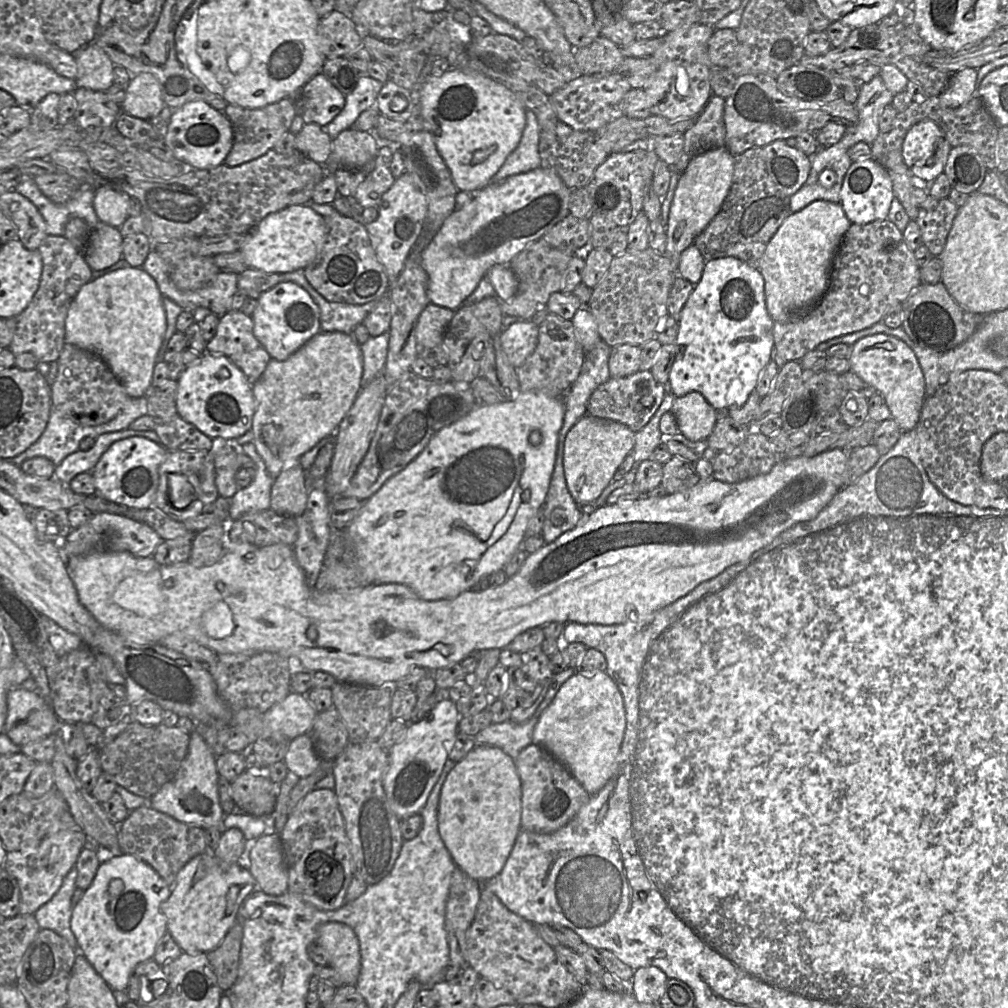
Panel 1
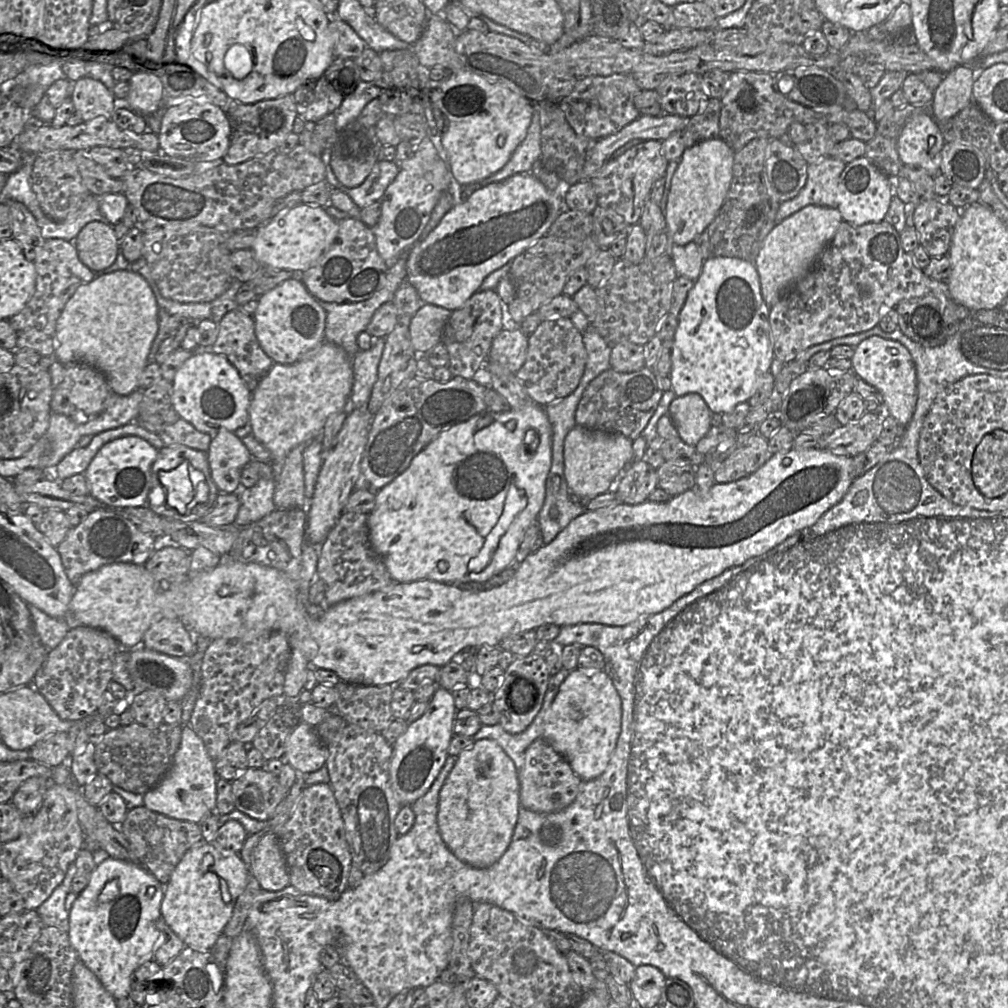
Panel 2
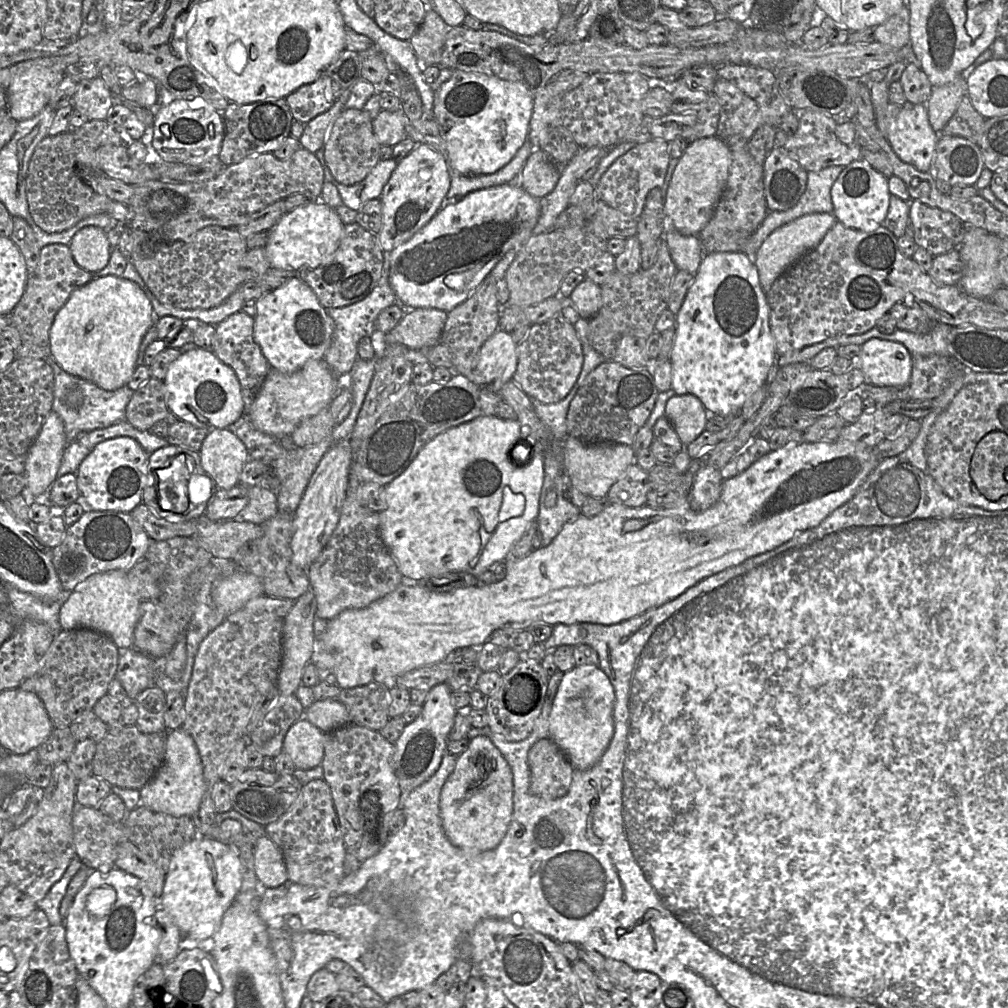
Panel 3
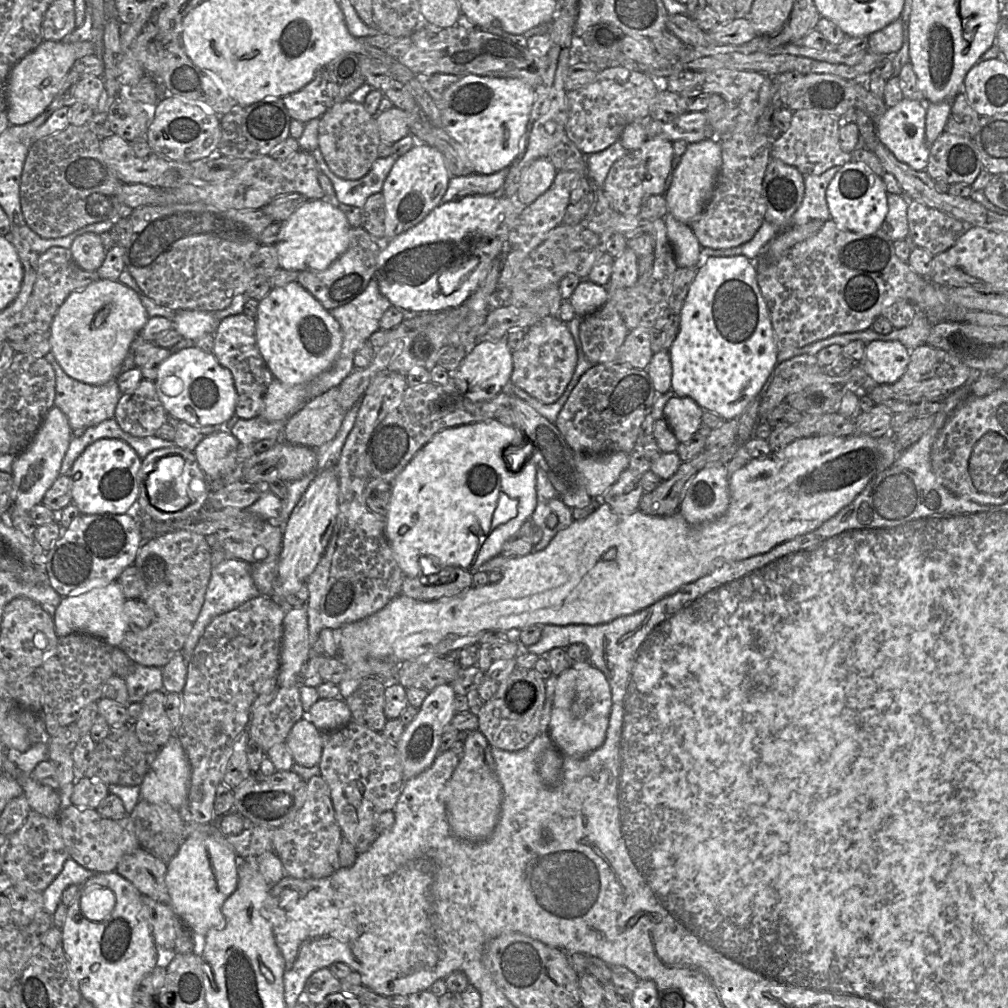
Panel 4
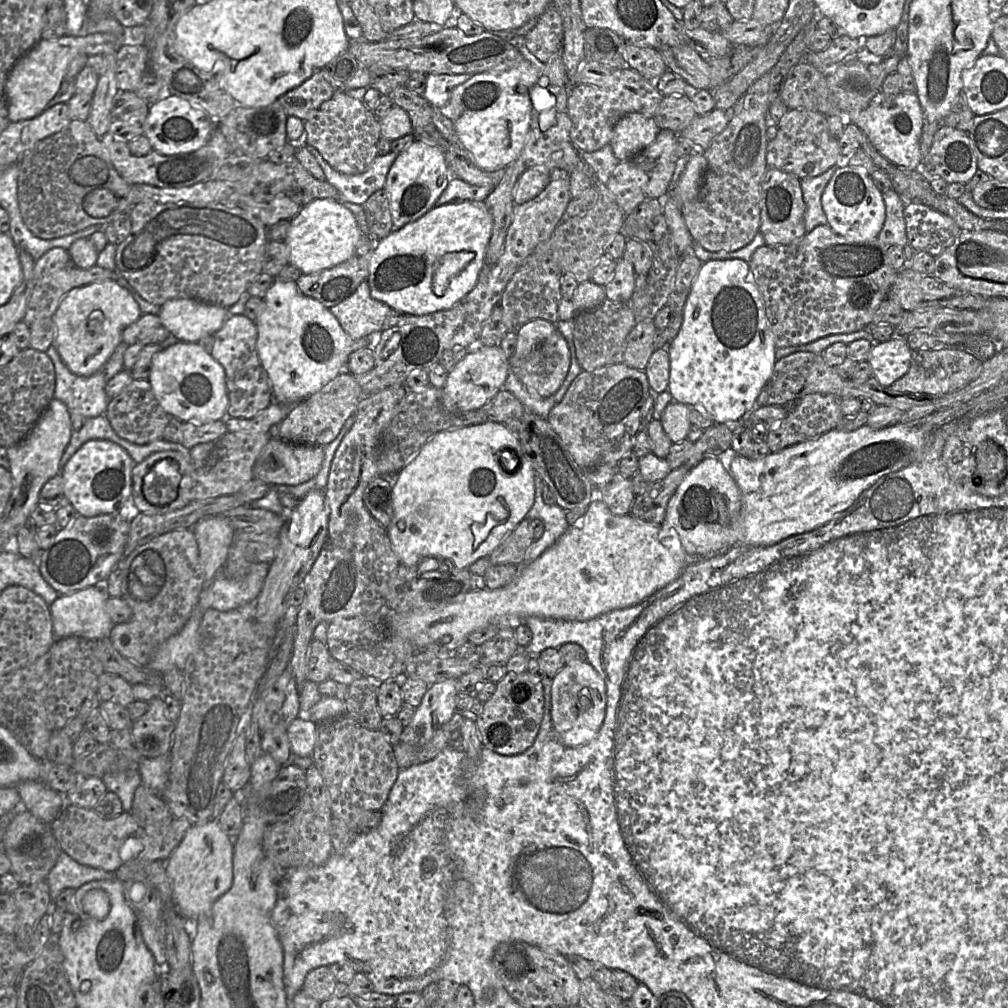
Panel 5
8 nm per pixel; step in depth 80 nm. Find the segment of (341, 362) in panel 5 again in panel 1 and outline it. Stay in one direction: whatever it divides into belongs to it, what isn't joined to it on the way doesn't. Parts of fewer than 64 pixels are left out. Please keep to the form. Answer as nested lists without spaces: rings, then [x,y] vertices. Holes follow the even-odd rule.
[[[283,281],[264,291],[251,315],[253,334],[271,359],[284,361],[321,331],[320,311],[310,294],[292,281]]]

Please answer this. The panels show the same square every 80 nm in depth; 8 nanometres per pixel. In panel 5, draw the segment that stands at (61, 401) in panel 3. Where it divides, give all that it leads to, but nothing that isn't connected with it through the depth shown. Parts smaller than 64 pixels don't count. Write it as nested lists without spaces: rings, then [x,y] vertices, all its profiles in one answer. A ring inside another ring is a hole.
[[[54,344],[48,348],[46,353],[51,359],[55,370],[54,398],[66,405],[70,415],[79,414],[84,419],[105,415],[111,398],[105,392],[107,380],[103,371],[98,371],[91,376],[78,376],[73,374],[63,363]]]

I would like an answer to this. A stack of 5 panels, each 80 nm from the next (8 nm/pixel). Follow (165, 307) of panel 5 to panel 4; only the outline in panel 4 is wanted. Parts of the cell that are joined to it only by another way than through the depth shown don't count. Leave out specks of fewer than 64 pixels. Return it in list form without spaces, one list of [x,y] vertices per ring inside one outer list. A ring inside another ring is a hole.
[[[188,309],[176,310],[171,320],[173,329],[187,340],[196,340],[208,333],[214,334],[220,322],[214,312]]]

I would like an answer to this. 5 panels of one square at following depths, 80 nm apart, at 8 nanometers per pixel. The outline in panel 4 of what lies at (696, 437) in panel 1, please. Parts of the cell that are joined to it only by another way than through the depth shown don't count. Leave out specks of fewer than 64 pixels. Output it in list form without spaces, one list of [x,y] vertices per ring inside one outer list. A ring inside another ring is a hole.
[[[673,396],[664,406],[663,417],[679,443],[690,440],[702,423],[703,410],[692,398]]]

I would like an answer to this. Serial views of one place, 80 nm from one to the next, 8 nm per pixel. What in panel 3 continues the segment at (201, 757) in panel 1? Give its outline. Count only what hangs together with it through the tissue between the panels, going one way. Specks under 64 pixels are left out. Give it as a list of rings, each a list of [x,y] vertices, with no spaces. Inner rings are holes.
[[[182,727],[169,731],[164,762],[155,776],[140,789],[139,805],[174,817],[191,817],[199,809],[204,791],[203,766],[193,738]]]

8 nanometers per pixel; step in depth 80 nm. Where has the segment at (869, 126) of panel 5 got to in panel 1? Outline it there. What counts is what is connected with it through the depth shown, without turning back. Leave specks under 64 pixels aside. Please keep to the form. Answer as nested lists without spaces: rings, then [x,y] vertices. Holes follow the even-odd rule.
[[[923,120],[907,132],[902,158],[914,176],[932,183],[943,173],[952,146],[932,120]]]

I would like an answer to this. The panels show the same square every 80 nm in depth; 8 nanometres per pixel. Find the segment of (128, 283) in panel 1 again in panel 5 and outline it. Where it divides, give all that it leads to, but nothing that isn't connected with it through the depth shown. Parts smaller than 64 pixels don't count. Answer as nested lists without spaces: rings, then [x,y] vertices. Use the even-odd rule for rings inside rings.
[[[107,279],[75,287],[62,298],[52,317],[55,324],[54,346],[63,363],[73,374],[91,376],[103,370],[116,347],[122,342],[122,331],[137,321],[141,315],[140,307],[131,293],[117,281]]]

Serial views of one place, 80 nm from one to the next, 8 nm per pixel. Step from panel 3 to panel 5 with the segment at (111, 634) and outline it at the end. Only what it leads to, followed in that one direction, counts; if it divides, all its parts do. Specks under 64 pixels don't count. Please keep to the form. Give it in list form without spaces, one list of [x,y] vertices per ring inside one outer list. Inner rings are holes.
[[[103,586],[89,587],[71,594],[59,595],[49,606],[56,639],[69,637],[85,638],[91,641],[108,639],[114,626],[105,610],[105,603],[109,597]]]

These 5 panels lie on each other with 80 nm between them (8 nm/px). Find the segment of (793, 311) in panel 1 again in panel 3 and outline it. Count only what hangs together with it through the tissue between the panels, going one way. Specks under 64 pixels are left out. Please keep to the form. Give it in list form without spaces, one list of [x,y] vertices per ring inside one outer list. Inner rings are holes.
[[[811,213],[774,230],[762,243],[754,258],[754,264],[758,270],[759,281],[763,291],[767,293],[781,274],[805,253],[814,249],[836,221],[832,213]]]

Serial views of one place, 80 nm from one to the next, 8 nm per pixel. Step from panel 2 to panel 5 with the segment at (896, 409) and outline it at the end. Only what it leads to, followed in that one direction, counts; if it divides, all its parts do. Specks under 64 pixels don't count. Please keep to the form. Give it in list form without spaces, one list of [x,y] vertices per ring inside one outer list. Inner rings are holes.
[[[889,339],[874,343],[868,362],[873,370],[873,378],[882,386],[889,387],[903,377],[911,365],[912,350],[905,339]]]

